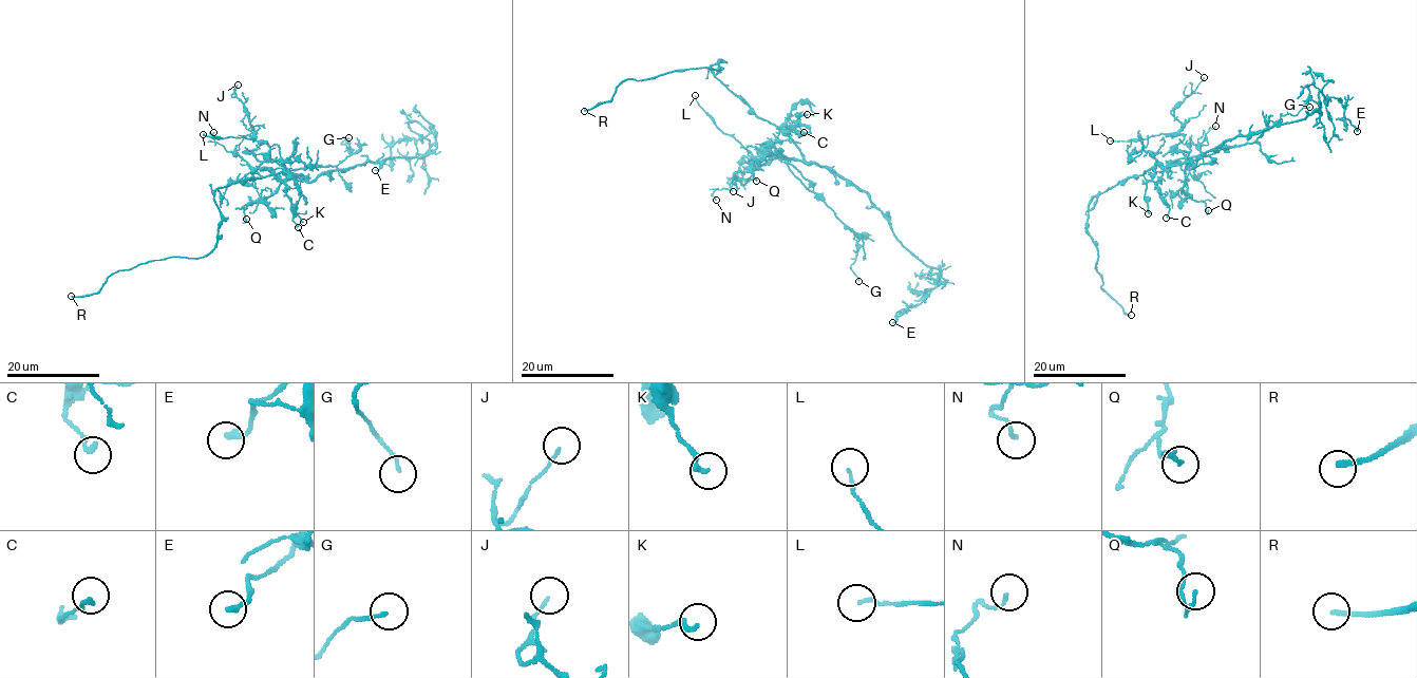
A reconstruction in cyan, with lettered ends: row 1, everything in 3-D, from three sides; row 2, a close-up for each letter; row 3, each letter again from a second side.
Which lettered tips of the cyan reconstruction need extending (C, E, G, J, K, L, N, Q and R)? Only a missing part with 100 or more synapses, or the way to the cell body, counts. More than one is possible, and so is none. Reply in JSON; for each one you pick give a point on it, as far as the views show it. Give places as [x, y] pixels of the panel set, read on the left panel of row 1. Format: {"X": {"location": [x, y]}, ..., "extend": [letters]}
{"R": {"location": [71, 296]}, "extend": ["R"]}

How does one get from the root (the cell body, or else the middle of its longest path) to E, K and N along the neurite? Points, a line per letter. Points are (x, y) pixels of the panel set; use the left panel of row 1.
E: (286, 174), (314, 182), (364, 163), (422, 156), (435, 148), (435, 136), (398, 140), (375, 170)
K: (286, 174), (296, 181), (300, 191), (296, 213), (303, 222)
N: (286, 174), (300, 174), (290, 174), (274, 161), (249, 168), (246, 162), (219, 144), (211, 135), (213, 132)

